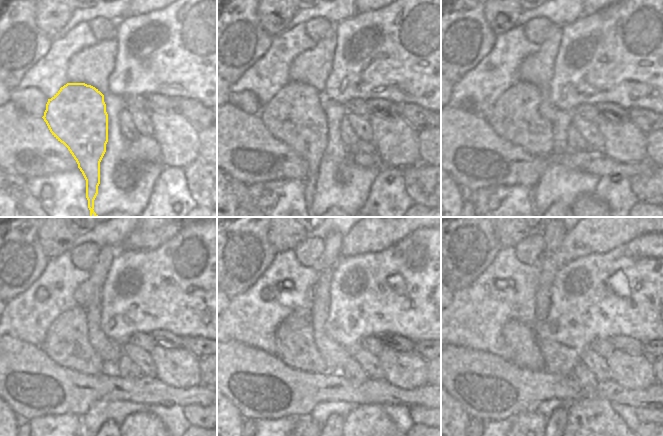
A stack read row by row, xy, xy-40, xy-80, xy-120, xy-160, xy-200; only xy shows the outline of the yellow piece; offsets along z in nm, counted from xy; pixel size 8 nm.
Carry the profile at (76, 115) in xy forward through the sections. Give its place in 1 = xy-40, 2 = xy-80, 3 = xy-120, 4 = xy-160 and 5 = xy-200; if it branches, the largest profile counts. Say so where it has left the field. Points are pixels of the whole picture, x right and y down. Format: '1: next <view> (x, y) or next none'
1: next xy-40 (295, 116)
2: next xy-80 (515, 116)
3: next xy-120 (66, 343)
4: next xy-160 (295, 345)
5: next xy-200 (526, 354)

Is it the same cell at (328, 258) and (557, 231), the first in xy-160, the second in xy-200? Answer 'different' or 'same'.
same

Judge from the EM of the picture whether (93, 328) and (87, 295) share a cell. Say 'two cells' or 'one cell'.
two cells

